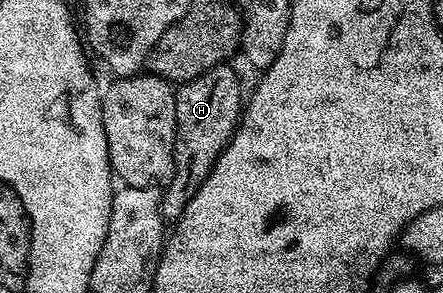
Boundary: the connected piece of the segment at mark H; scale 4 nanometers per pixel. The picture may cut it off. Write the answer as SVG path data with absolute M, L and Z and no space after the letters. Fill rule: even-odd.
M230 67L208 69L191 81L177 86L174 103L176 123L174 124L174 174L165 182L160 193L160 208L163 218L177 219L186 210L190 196L200 181L200 174L211 164L212 159L226 147L234 135L244 108L244 93L238 90L238 77Z

